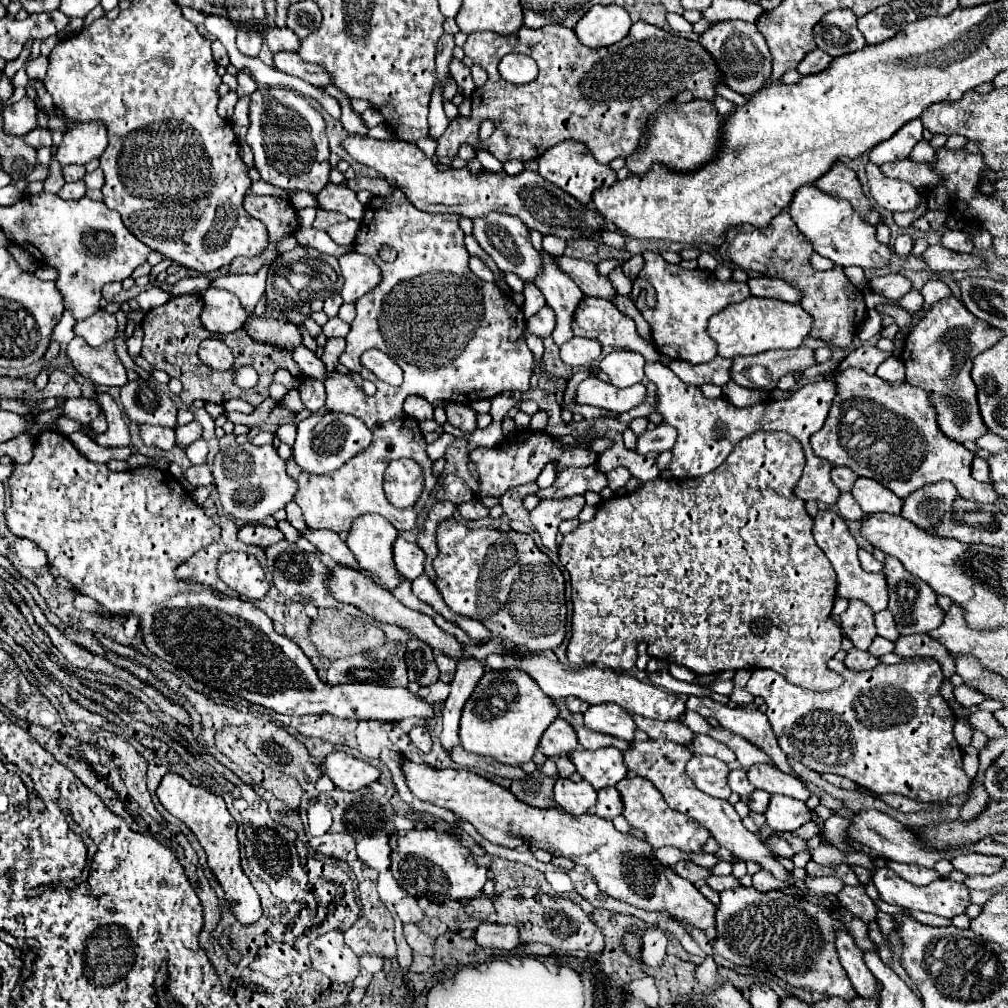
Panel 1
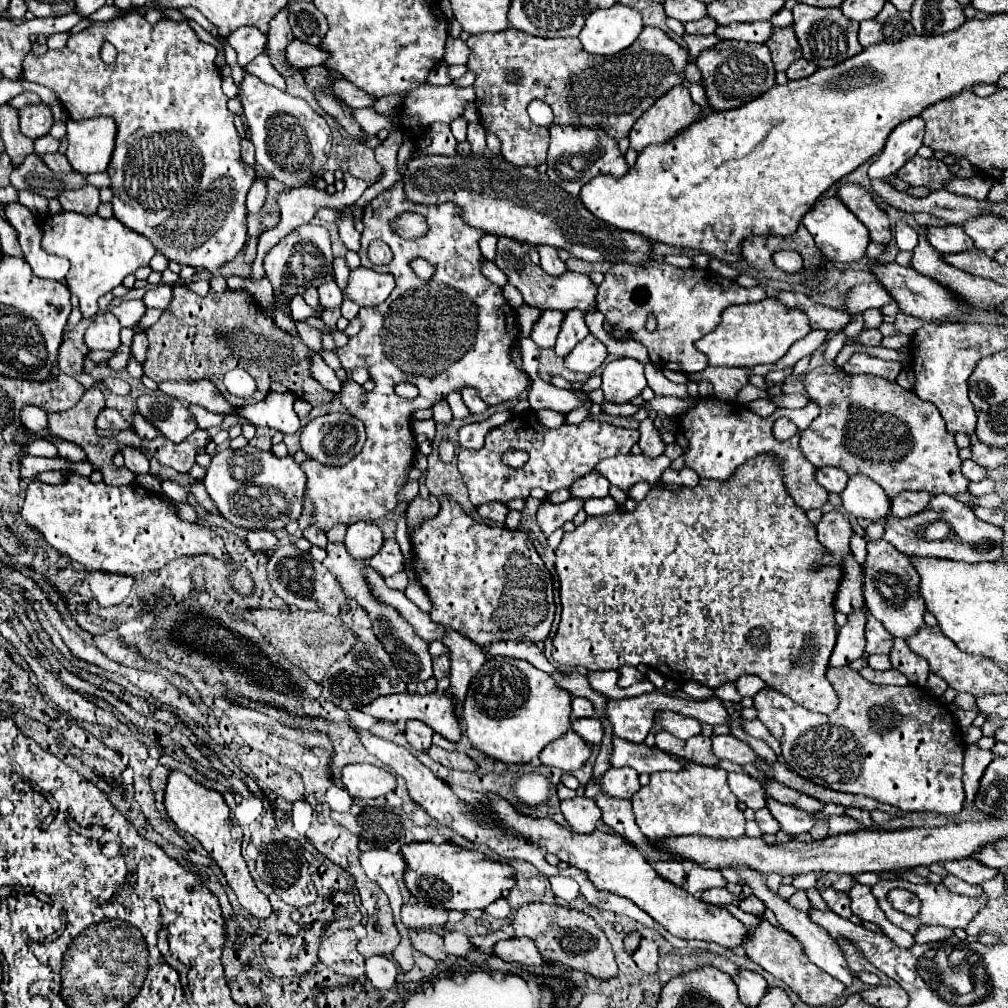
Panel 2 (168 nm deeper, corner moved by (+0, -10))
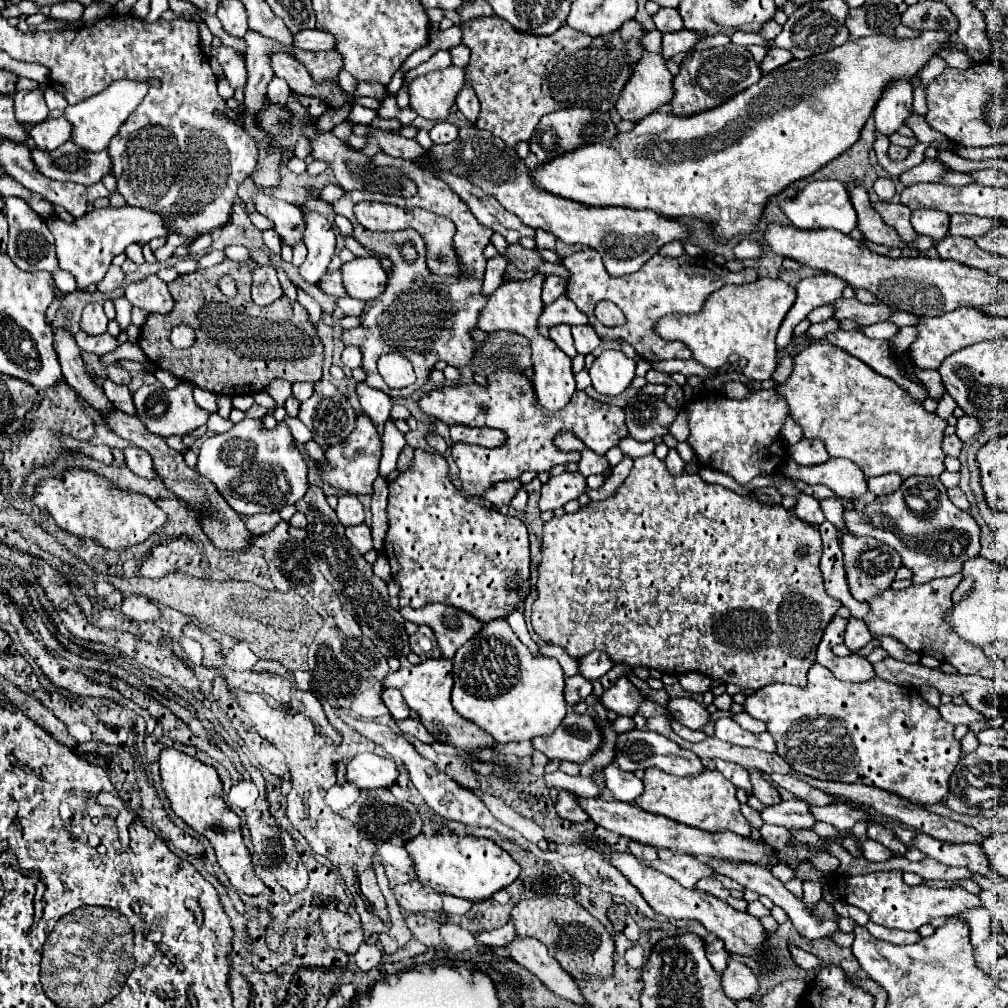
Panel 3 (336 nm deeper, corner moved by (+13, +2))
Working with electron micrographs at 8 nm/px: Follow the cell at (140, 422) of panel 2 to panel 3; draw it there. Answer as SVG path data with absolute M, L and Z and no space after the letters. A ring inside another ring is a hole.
M104 379L102 387L104 387L106 397L114 403L116 409L120 409L120 411L124 411L124 413L128 413L128 415L136 415L134 401L132 401L132 393L128 391L126 385L116 385L116 383L112 383L110 379Z

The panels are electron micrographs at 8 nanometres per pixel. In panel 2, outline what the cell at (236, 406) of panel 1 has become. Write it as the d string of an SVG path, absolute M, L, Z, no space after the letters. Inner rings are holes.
M269 393L263 401L237 409L237 415L255 427L273 427L281 433L297 433L299 417L293 409L293 403L293 393Z

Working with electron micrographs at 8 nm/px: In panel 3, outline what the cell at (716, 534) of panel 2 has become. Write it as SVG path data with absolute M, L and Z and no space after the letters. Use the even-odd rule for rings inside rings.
M656 455L636 459L626 481L606 501L592 501L588 507L582 507L574 515L566 513L562 517L552 517L548 523L544 523L542 539L542 563L538 567L536 583L538 597L532 605L532 627L544 643L560 645L572 657L582 657L598 649L608 653L608 657L616 665L626 663L630 665L630 669L648 667L672 675L704 673L710 679L722 681L724 685L734 683L744 691L758 691L770 683L790 683L804 687L806 673L816 661L816 647L824 635L824 629L842 605L834 597L828 597L824 589L822 573L818 567L822 555L822 539L816 527L808 525L806 521L800 521L792 511L784 509L782 505L760 505L758 501L752 501L752 497L742 497L722 485L706 483L696 473L672 475L666 469L664 461L660 461ZM802 549L806 549L804 557L800 555Z

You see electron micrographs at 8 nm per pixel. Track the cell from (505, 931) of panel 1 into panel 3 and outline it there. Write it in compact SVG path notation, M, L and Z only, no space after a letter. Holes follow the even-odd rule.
M516 937L514 943L510 943L510 955L518 965L522 965L530 973L534 973L556 995L560 995L576 1005L586 1005L586 999L582 997L576 979L570 977L560 967L560 963L550 957L546 945L540 943L538 939Z

